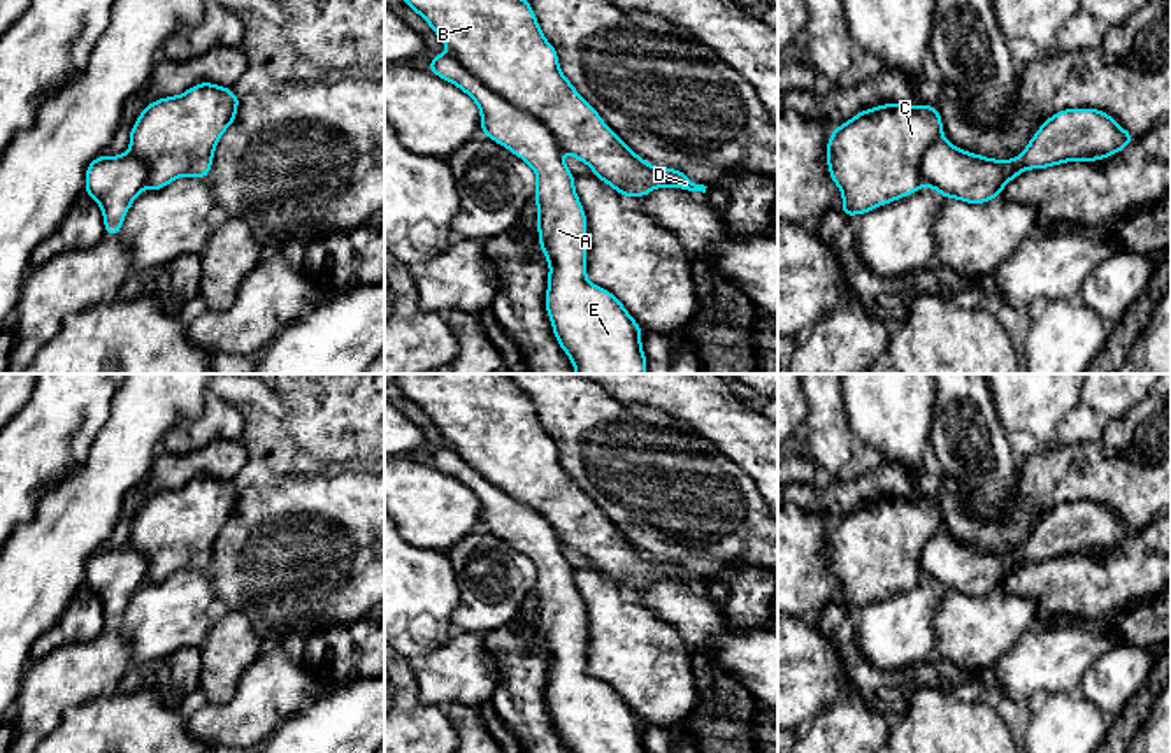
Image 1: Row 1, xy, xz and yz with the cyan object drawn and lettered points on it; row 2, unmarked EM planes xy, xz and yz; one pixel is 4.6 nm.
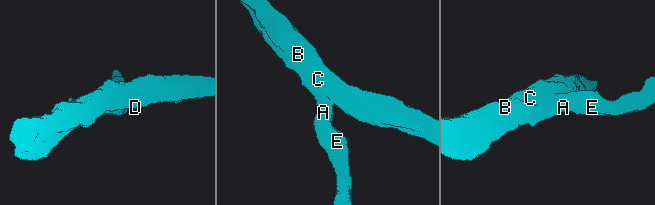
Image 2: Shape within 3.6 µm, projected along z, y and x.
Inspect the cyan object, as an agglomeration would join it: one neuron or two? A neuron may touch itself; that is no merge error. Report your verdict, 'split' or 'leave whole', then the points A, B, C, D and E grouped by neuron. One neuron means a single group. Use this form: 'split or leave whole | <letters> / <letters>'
split | A E / B C D

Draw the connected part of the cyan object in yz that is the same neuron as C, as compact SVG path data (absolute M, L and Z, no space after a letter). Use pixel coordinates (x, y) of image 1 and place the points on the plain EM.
M920 497L878 498L832 523L827 558L843 588L841 604L866 607L920 583L922 549L941 525L938 502Z

